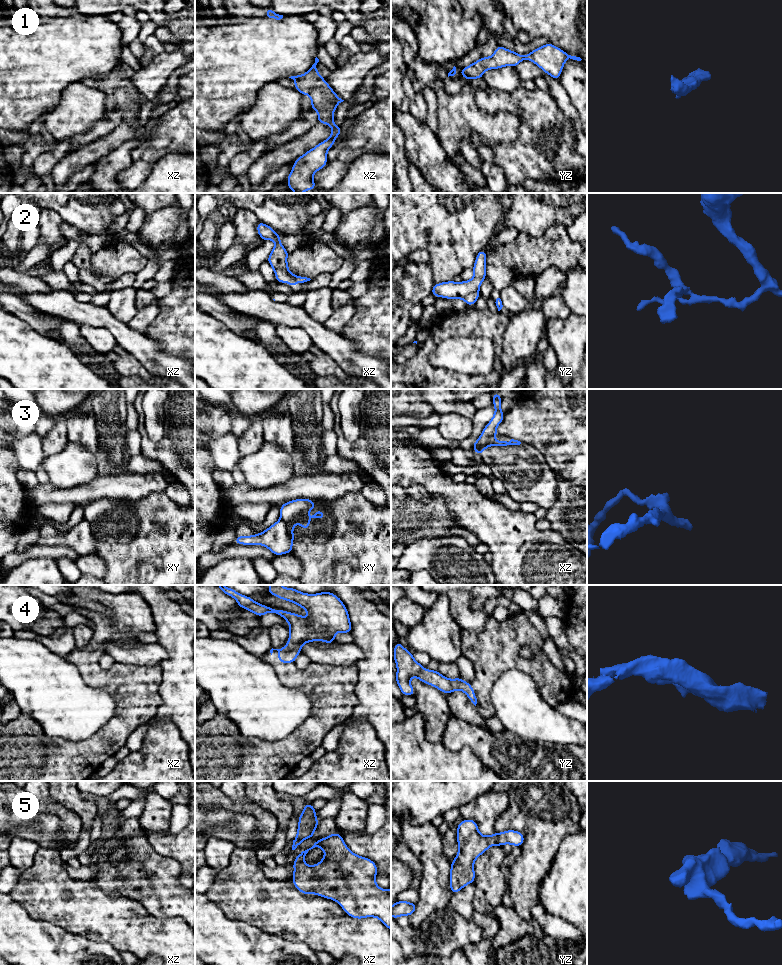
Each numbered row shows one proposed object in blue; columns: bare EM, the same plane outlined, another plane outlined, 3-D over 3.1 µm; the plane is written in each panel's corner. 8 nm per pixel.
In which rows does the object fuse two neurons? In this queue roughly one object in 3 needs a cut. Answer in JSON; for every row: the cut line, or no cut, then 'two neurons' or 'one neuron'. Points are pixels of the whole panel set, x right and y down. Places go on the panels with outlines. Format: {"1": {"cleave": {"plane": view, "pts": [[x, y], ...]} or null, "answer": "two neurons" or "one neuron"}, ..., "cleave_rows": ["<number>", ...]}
{"1": {"cleave": null, "answer": "one neuron"}, "2": {"cleave": {"plane": "xz", "pts": [[274, 269], [282, 269], [291, 276], [295, 276]]}, "answer": "two neurons"}, "3": {"cleave": {"plane": "xy", "pts": [[280, 519], [291, 533]]}, "answer": "two neurons"}, "4": {"cleave": null, "answer": "one neuron"}, "5": {"cleave": null, "answer": "one neuron"}, "cleave_rows": ["2", "3"]}

